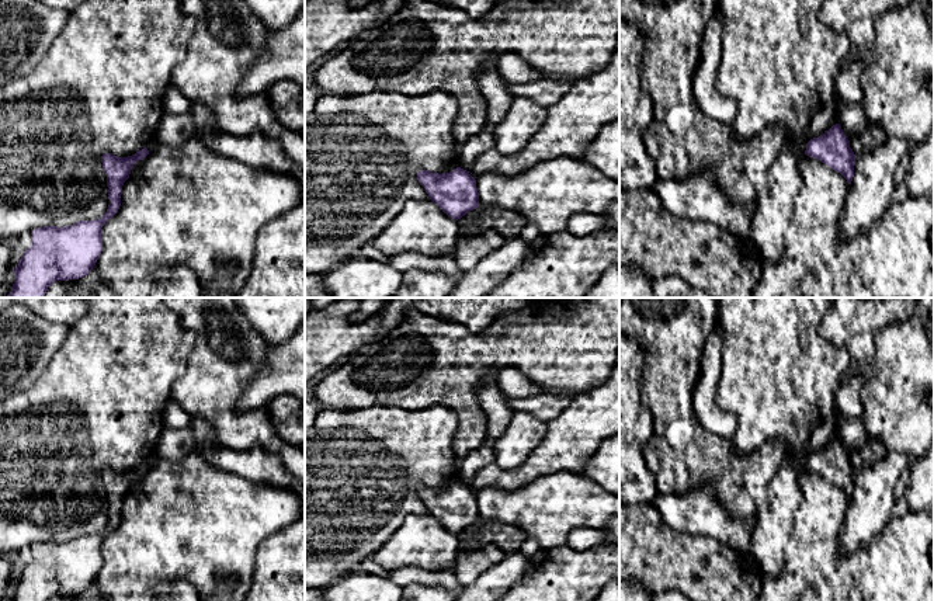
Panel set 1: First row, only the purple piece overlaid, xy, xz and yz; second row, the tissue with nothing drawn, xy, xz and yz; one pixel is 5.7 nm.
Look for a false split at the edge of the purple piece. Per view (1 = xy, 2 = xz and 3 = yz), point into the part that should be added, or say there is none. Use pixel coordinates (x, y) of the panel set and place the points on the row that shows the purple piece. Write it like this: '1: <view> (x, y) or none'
1: none
2: none
3: none

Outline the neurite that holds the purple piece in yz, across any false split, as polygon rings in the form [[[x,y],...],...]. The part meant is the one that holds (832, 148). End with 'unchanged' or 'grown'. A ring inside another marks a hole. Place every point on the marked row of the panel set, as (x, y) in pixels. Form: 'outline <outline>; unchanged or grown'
outline [[[840,124],[833,125],[823,135],[810,139],[806,143],[805,154],[838,171],[851,184],[857,156],[850,147],[850,140],[844,135]]]; unchanged

